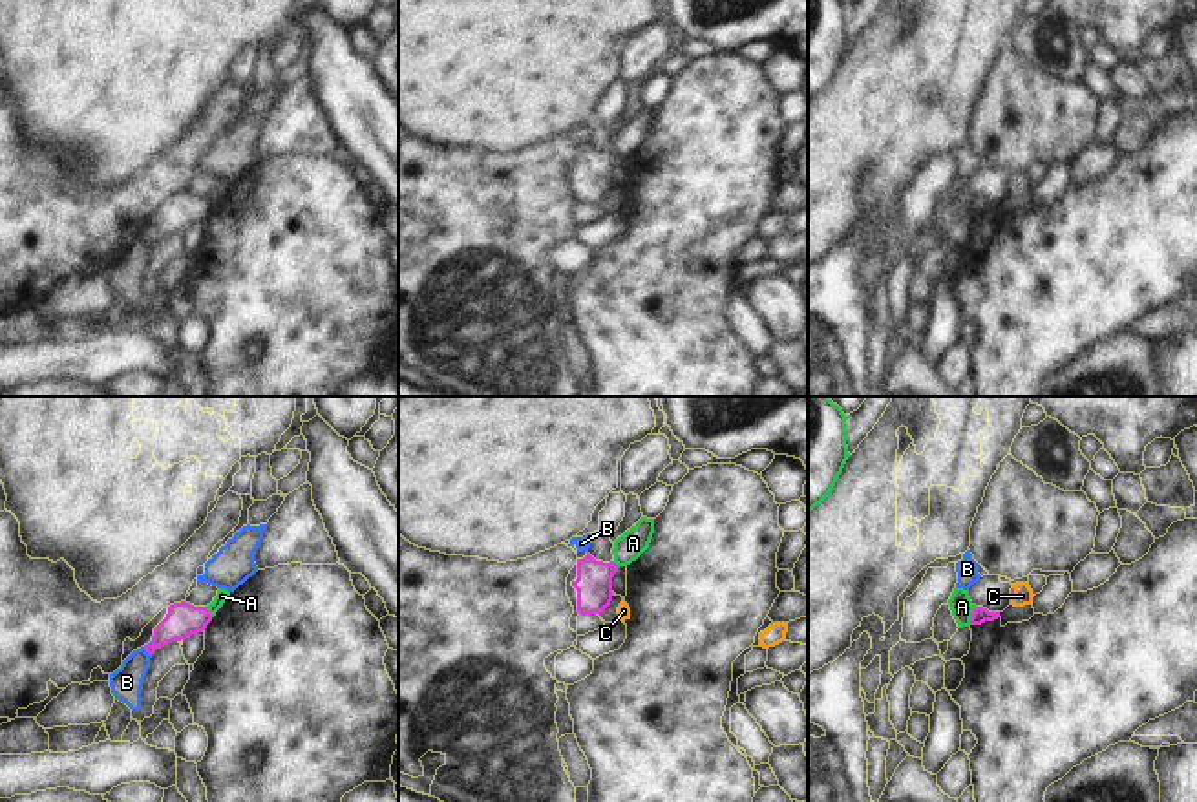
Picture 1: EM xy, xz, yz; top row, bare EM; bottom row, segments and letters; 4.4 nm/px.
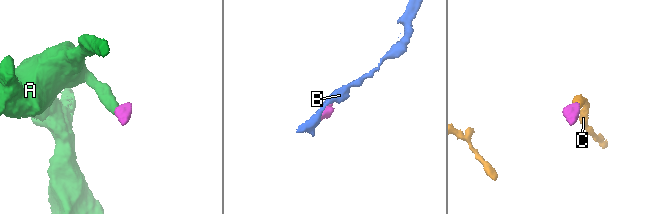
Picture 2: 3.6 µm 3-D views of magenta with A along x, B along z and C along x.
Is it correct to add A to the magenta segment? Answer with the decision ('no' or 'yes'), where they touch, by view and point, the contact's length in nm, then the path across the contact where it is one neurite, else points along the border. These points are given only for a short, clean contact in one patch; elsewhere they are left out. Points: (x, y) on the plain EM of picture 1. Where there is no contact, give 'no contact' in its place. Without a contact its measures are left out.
no; contact yz (973, 207); length 90 nm; border yz (976, 198), (969, 214)

